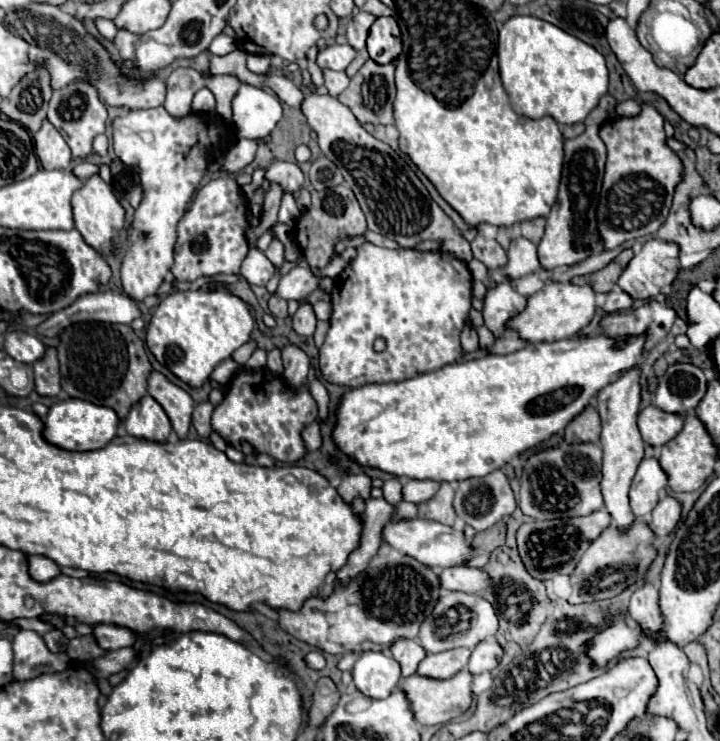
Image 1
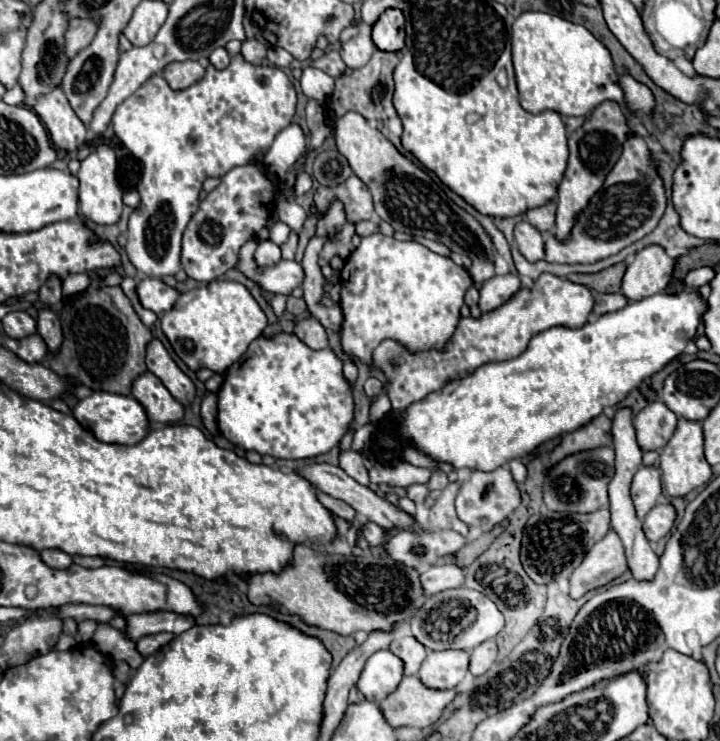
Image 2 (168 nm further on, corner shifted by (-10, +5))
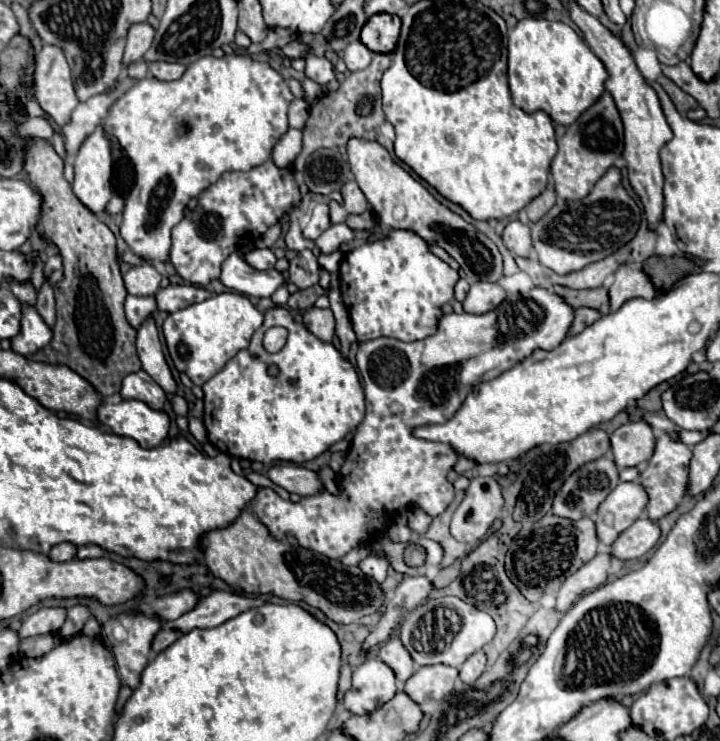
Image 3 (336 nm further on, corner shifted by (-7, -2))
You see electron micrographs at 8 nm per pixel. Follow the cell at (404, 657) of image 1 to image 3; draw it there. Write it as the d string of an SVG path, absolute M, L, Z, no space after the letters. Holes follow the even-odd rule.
M390 639L390 641L382 643L378 657L394 671L396 679L402 681L402 683L416 671L416 663L408 655L408 651L400 643L400 639Z

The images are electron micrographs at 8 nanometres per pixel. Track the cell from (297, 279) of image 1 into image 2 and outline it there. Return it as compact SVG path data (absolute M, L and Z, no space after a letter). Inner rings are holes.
M249 240L241 250L239 250L239 270L251 278L253 282L257 282L263 290L273 292L273 294L283 294L289 296L297 286L303 284L303 266L299 262L287 262L281 260L279 264L271 266L271 268L257 268L257 264L253 262L253 252L255 252L257 244L255 240Z

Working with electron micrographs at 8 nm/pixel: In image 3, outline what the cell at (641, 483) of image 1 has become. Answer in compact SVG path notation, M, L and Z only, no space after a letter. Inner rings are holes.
M620 483L596 511L594 523L600 543L612 545L624 529L640 519L646 503L648 495L640 483Z

